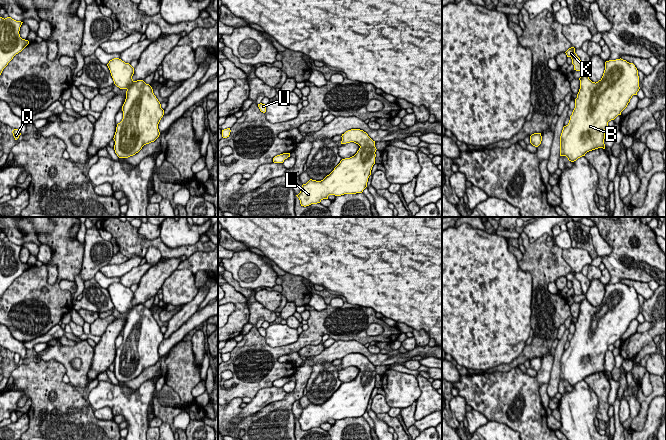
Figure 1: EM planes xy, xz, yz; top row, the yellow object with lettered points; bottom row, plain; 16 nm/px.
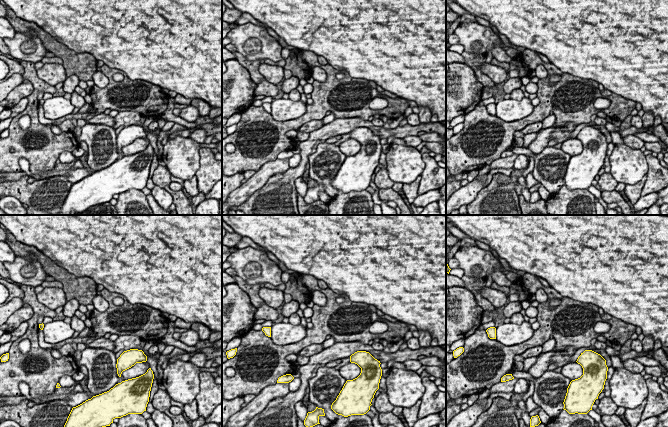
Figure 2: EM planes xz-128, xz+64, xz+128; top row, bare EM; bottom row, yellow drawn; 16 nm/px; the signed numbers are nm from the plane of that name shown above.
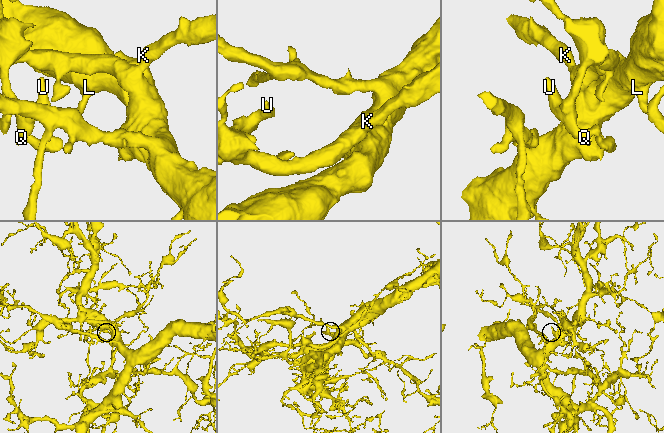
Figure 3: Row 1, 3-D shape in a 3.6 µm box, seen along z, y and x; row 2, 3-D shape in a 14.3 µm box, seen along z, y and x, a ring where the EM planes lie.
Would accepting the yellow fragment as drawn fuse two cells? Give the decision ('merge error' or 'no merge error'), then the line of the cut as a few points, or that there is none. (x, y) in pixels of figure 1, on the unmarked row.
no merge error; no cut

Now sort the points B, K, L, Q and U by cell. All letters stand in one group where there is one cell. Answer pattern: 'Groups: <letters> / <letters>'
Groups: B K L Q U

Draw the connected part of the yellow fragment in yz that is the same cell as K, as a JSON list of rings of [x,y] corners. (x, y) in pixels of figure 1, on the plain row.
[[[571,271],[566,276],[567,281],[572,283],[572,288],[574,289],[574,294],[581,295],[582,294],[582,287],[580,282],[575,277],[575,272]]]

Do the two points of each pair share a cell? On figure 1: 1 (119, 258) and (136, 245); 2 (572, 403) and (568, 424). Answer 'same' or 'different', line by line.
1: different
2: same

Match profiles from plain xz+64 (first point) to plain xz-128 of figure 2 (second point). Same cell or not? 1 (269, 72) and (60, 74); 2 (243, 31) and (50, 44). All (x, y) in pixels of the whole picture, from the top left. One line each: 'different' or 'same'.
1: same
2: different

